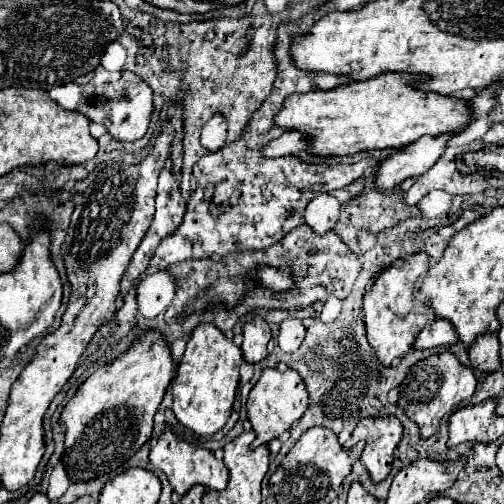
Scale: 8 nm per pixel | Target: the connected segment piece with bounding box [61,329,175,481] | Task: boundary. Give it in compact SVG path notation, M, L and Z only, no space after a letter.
M157 329L143 331L125 353L121 353L111 363L99 367L87 381L77 389L75 397L65 405L61 421L65 423L65 453L63 463L71 481L89 481L103 473L119 471L151 437L153 415L159 409L165 389L169 387L175 373L175 363L171 359L171 349Z

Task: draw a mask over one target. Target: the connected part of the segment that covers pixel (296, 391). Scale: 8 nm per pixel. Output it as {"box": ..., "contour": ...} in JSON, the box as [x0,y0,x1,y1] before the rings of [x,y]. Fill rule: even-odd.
{"box":[247,369,309,447],"contour":[[[263,369],[257,385],[251,389],[247,399],[247,417],[253,425],[253,431],[257,435],[253,447],[259,447],[263,443],[269,443],[271,439],[277,439],[281,433],[289,431],[293,421],[301,419],[303,413],[309,407],[309,397],[305,391],[305,383],[299,377],[297,371],[277,371],[277,369]]]}

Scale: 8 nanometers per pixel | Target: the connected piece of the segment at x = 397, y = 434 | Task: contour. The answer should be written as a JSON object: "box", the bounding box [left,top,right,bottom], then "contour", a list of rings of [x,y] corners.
{"box":[361,415,403,483],"contour":[[[393,415],[375,417],[371,435],[361,455],[361,461],[371,473],[373,481],[379,483],[389,475],[393,463],[393,451],[399,445],[401,435],[403,435],[403,425],[397,417]]]}

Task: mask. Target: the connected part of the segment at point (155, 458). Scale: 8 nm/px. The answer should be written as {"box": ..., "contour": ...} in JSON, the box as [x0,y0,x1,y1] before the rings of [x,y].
{"box":[149,429,229,495],"contour":[[[165,429],[159,435],[157,445],[149,453],[149,459],[151,459],[151,463],[153,463],[155,469],[159,469],[159,471],[163,471],[167,475],[171,487],[179,495],[185,495],[197,483],[199,485],[205,485],[207,489],[215,489],[215,491],[227,487],[227,483],[229,483],[229,471],[227,471],[227,467],[221,461],[217,461],[211,451],[207,451],[203,447],[197,447],[197,445],[191,445],[187,441],[177,439],[169,429]]]}

